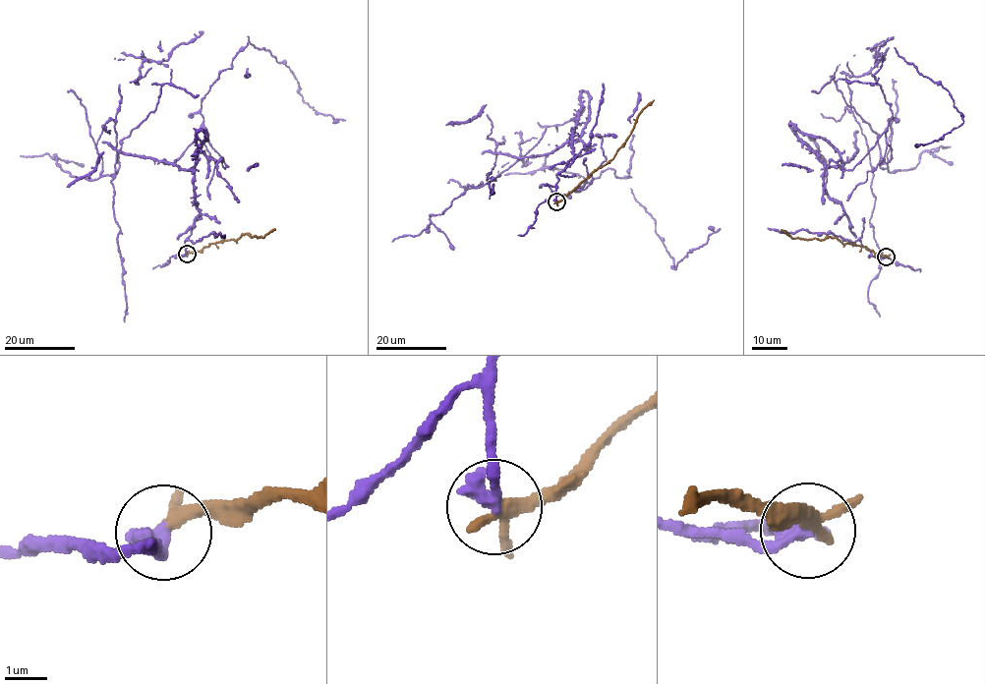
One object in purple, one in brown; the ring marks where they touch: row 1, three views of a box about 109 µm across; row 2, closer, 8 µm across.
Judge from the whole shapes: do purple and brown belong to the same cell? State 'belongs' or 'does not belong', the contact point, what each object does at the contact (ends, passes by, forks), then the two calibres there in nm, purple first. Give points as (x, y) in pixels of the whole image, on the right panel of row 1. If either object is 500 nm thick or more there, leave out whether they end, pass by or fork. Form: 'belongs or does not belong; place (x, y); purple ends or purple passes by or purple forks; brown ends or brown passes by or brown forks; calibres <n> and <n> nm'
does not belong; place (886, 256); purple ends; brown passes by; calibres 420 and 280 nm

